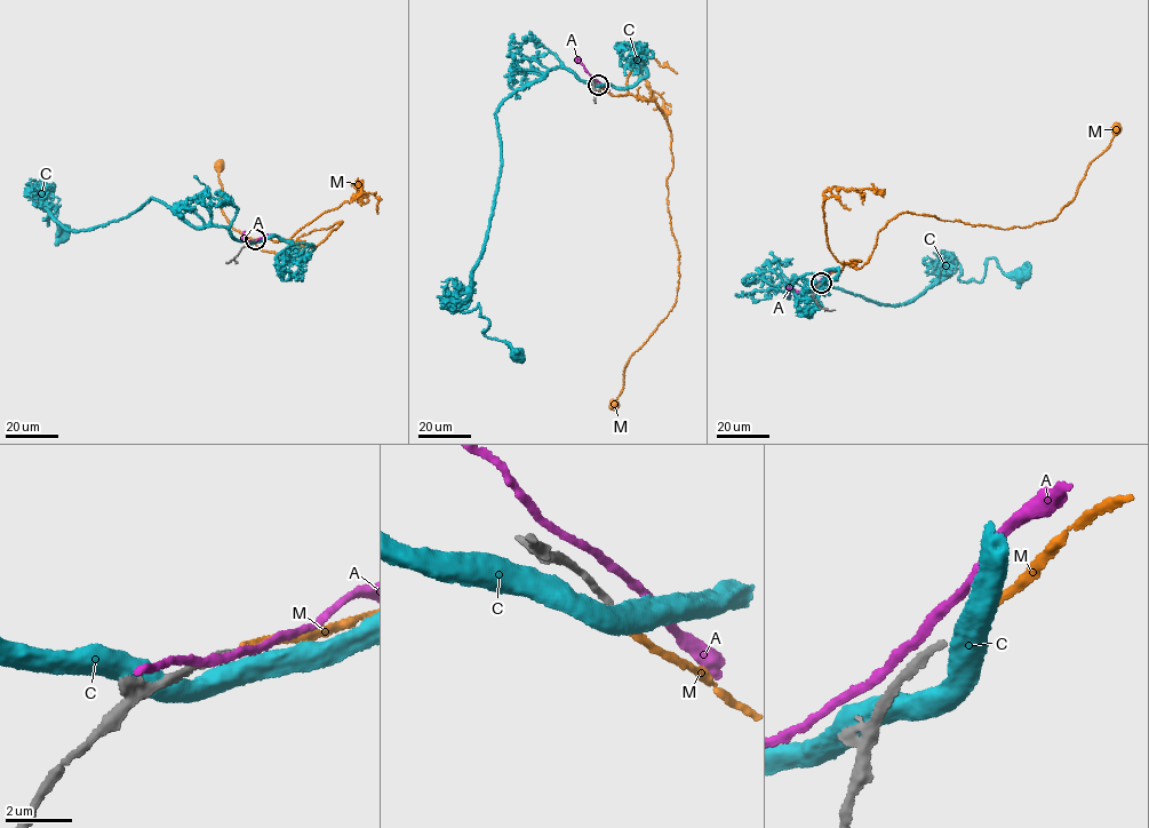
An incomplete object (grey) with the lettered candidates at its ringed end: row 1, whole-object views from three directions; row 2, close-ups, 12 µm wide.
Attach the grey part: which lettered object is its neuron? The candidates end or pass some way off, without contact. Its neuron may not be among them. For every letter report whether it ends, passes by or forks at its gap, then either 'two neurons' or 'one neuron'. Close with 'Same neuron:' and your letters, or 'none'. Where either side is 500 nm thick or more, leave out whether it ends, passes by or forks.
A: it passes by | two neurons
C: two neurons
M: it ends | two neurons
Same neuron: none

